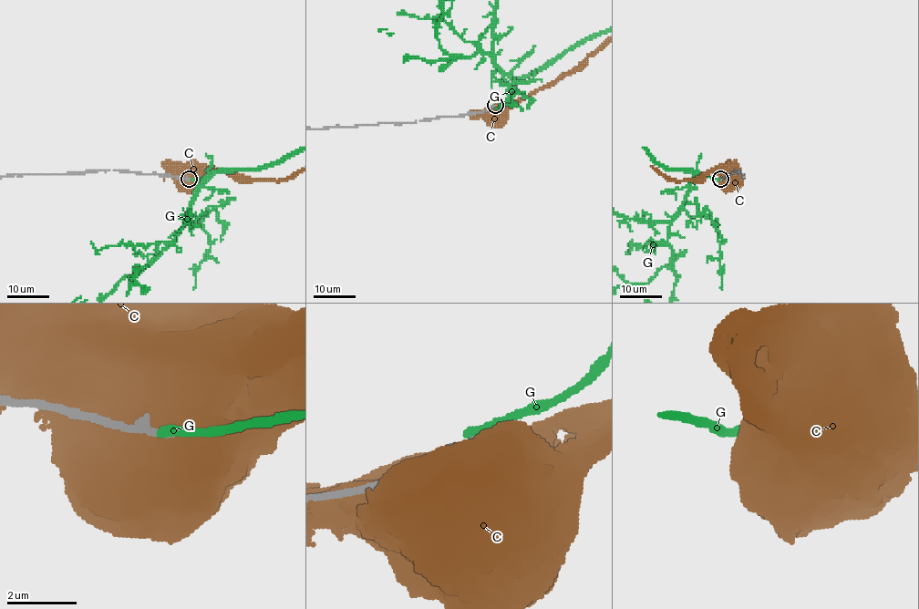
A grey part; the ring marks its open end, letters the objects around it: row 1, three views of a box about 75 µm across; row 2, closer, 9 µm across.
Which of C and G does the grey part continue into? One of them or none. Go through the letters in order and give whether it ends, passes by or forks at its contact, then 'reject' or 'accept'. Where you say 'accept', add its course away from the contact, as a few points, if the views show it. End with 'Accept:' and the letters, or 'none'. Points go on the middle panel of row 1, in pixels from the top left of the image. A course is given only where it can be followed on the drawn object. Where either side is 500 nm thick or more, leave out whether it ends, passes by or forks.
C: reject
G: it ends there; reject
Accept: none

